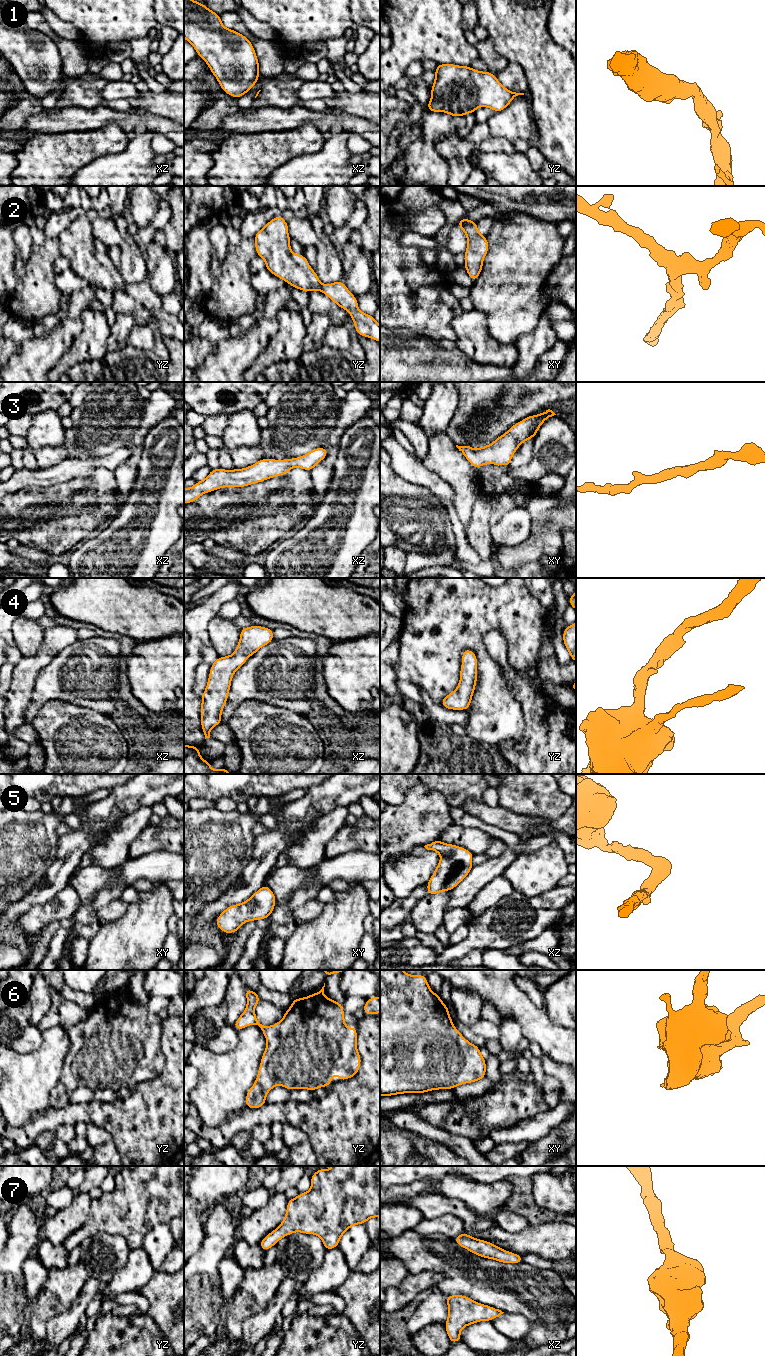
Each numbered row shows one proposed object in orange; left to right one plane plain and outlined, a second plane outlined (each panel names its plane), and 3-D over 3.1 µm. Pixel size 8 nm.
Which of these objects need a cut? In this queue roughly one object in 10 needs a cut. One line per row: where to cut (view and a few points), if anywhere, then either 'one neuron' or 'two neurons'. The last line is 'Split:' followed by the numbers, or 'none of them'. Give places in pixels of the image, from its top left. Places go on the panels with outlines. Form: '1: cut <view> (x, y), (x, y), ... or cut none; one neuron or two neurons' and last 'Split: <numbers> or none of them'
1: cut none; one neuron
2: cut none; one neuron
3: cut none; one neuron
4: cut none; one neuron
5: cut none; one neuron
6: cut none; one neuron
7: cut none; one neuron
Split: none of them

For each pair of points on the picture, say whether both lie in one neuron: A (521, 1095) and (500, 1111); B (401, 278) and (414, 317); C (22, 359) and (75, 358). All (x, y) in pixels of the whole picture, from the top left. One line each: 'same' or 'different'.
A: same
B: same
C: different

